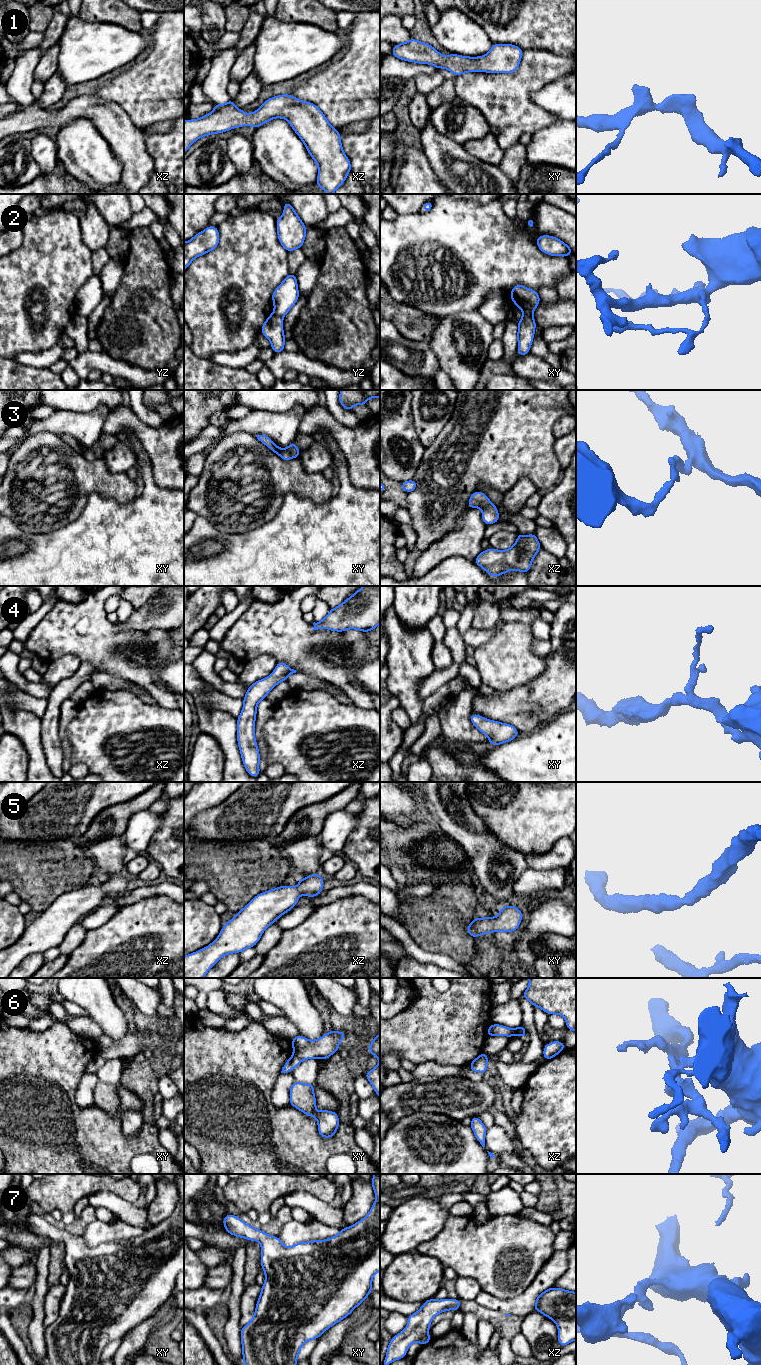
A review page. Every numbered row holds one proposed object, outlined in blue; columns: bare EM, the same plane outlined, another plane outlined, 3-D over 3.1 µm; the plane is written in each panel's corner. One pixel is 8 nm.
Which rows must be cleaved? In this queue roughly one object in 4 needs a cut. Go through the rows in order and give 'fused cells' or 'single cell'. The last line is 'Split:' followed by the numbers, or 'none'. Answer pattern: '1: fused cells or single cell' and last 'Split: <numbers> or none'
1: single cell
2: fused cells
3: single cell
4: single cell
5: single cell
6: fused cells
7: single cell
Split: 2, 6

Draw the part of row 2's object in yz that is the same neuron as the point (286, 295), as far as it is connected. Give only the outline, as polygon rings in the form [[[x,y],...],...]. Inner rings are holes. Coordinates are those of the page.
[[[288,274],[272,293],[274,314],[284,317],[299,299],[296,274]]]

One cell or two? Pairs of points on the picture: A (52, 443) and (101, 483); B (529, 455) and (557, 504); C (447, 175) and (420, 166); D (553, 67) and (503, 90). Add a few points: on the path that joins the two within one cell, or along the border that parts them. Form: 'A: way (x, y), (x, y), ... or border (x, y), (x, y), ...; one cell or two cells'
A: way (64, 455), (85, 476), (89, 476); one cell
B: border (563, 469), (560, 479), (553, 487); two cells
C: border (422, 150), (432, 170), (442, 183); two cells
D: way (541, 67), (515, 88); one cell

